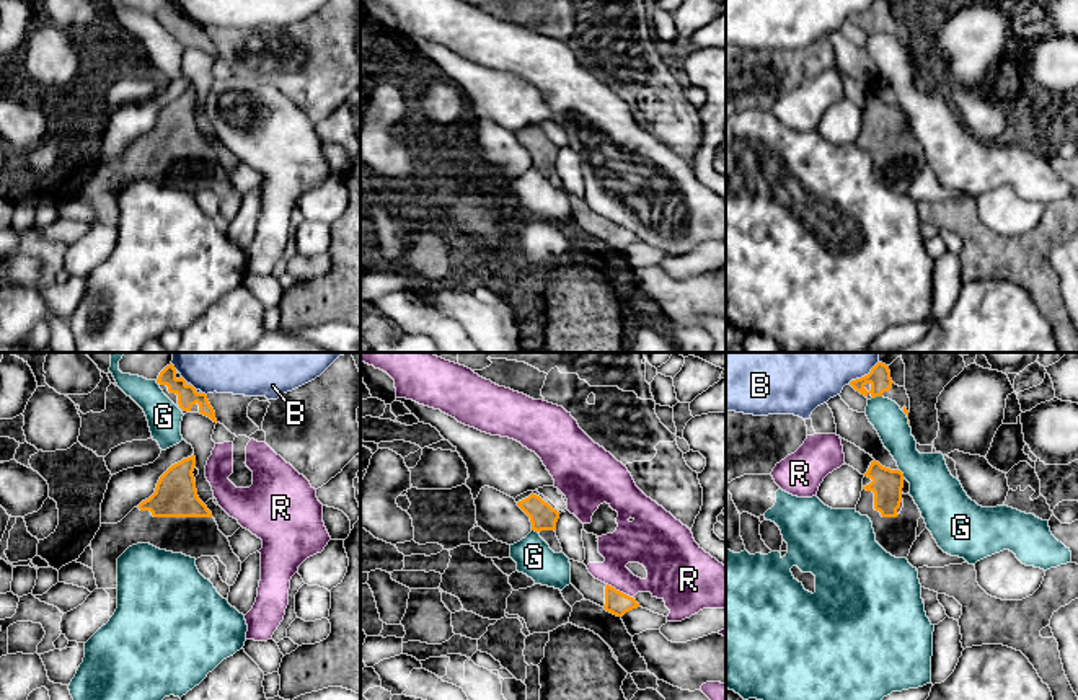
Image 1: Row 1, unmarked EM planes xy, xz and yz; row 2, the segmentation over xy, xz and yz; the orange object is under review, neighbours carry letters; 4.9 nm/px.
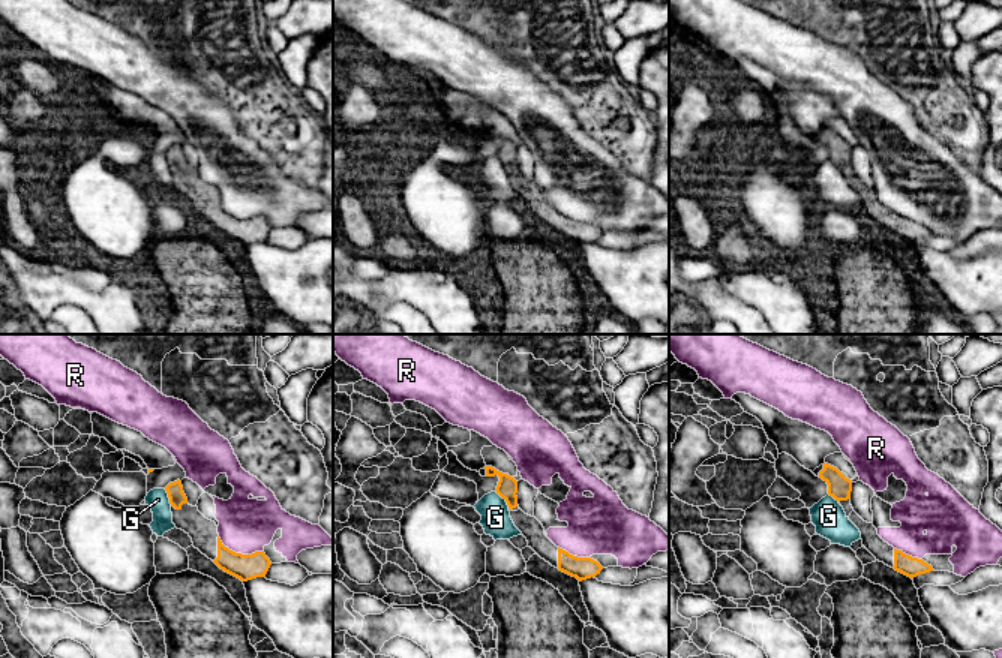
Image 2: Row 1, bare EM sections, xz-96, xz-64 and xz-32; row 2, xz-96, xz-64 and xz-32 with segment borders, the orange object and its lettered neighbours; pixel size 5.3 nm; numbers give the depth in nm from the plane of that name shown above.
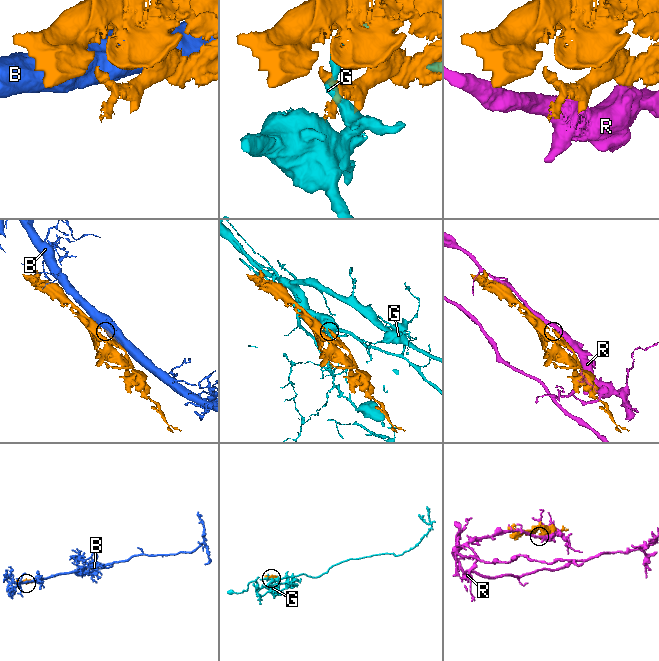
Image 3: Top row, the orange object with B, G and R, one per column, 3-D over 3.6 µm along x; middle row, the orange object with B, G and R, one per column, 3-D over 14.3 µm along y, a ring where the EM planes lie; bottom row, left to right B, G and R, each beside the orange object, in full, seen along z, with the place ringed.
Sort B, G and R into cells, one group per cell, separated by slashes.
B / G / R

